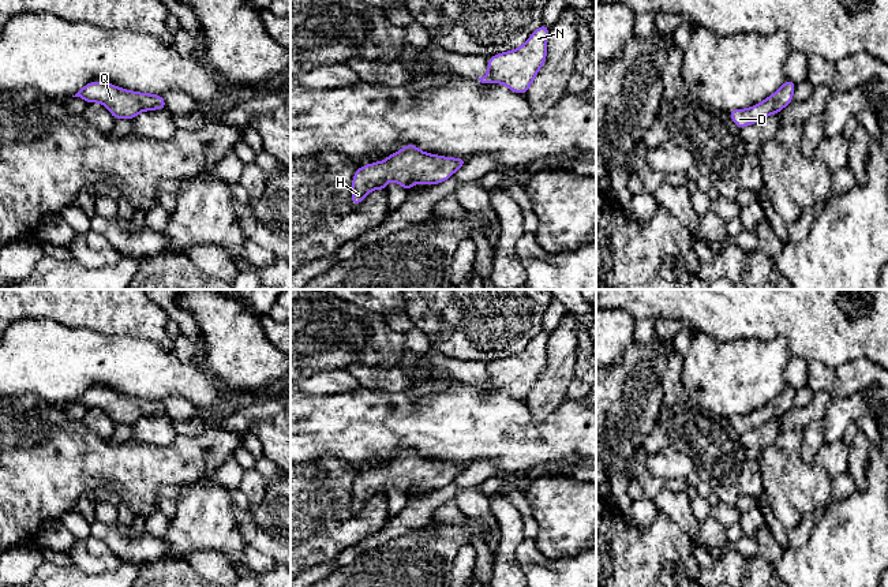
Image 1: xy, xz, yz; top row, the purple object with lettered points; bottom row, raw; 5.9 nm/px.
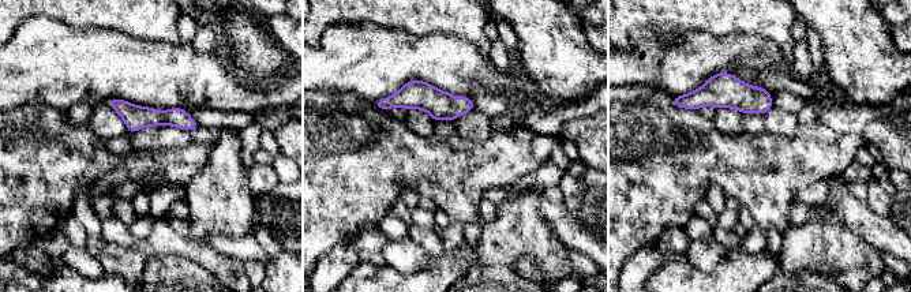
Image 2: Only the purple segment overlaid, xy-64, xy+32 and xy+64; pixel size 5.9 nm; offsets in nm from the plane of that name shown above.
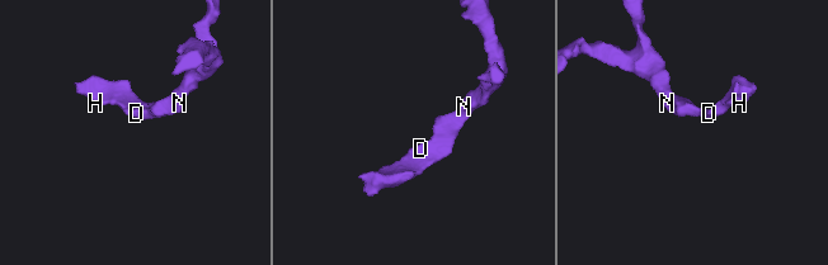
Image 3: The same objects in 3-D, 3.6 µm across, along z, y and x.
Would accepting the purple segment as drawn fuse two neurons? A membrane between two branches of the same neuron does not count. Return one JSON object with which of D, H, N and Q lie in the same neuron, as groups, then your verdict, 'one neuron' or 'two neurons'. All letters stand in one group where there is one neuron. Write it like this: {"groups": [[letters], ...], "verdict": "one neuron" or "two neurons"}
{"groups": [["D", "H", "N", "Q"]], "verdict": "one neuron"}

